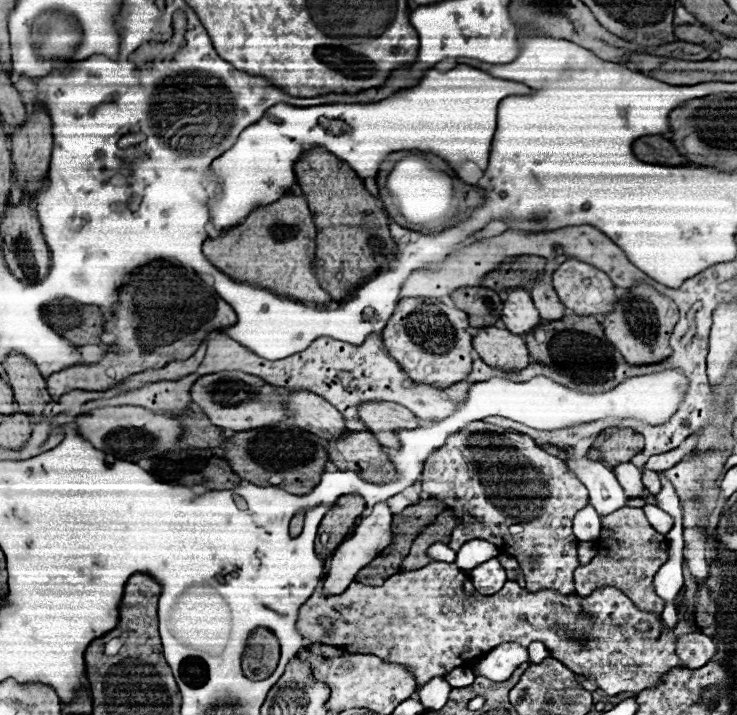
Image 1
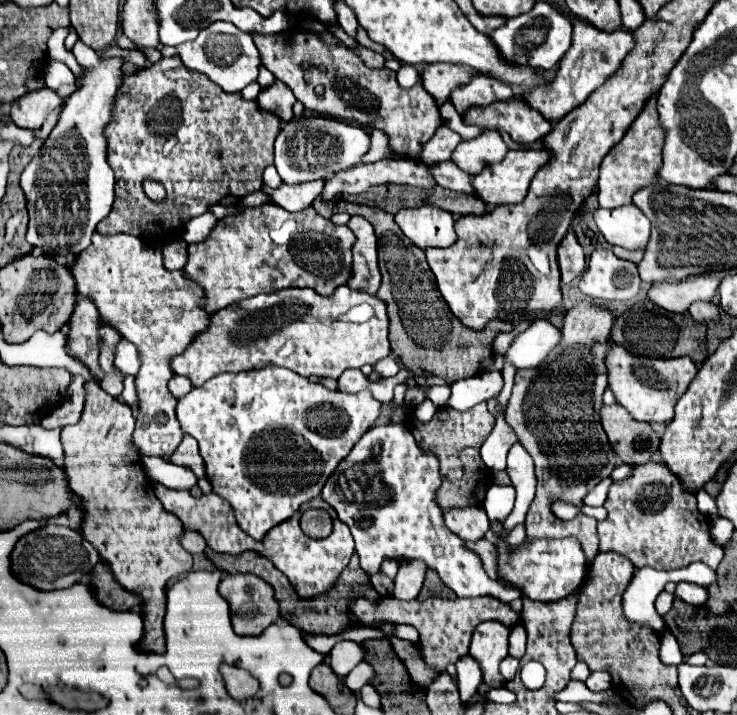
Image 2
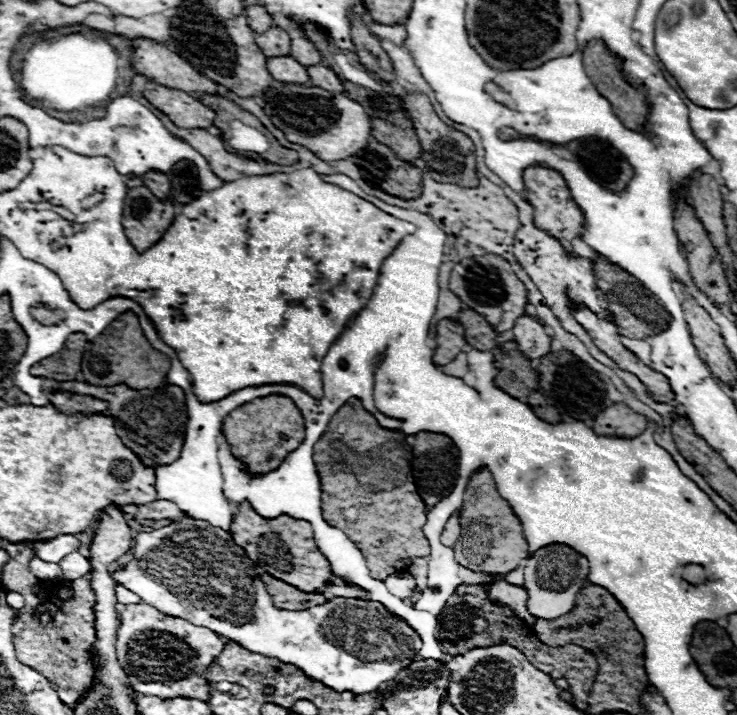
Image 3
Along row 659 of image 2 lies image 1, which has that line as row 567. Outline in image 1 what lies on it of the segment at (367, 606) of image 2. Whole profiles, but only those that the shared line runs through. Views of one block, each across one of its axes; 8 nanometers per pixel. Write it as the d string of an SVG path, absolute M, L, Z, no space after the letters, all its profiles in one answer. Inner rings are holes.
M432 562L432 564L428 564L428 566L420 568L420 570L398 572L398 574L394 574L394 576L390 576L382 586L364 586L364 584L360 584L360 582L352 582L342 594L336 594L336 596L328 596L328 594L320 592L320 590L316 588L314 594L312 594L312 596L304 602L304 606L300 608L298 620L296 620L296 630L298 630L300 636L302 636L304 640L308 640L308 642L330 644L330 646L342 648L342 650L346 650L346 652L350 652L350 654L374 654L374 656L378 656L378 658L382 658L382 660L386 660L386 662L404 666L404 668L406 668L408 672L412 672L414 678L416 678L416 692L418 692L426 682L430 682L432 678L444 676L444 674L448 674L448 672L454 670L454 668L464 668L466 664L480 660L482 656L488 654L488 650L492 650L492 648L498 646L498 644L516 642L516 644L522 644L522 646L530 646L532 642L542 642L542 644L548 648L548 652L550 652L552 658L558 658L560 662L564 662L566 666L570 666L570 670L574 670L576 674L582 674L582 676L588 676L588 678L594 676L594 682L598 684L598 688L604 690L608 696L616 696L616 694L620 694L620 692L634 692L634 696L636 696L636 694L640 694L640 692L646 690L646 688L654 688L670 670L674 670L674 668L680 666L680 660L678 660L678 656L676 656L676 640L678 640L678 638L674 636L672 630L660 632L660 628L662 628L662 618L660 618L658 614L650 614L650 612L644 612L644 610L636 608L634 602L632 602L626 594L622 594L618 588L614 588L614 586L606 586L606 588L602 588L602 590L598 588L598 590L594 590L590 596L580 598L580 596L576 596L576 594L564 596L564 594L560 594L560 592L556 592L556 590L548 590L548 588L538 590L538 592L528 592L528 590L522 588L518 582L508 580L500 592L496 592L496 594L492 594L492 596L482 596L482 594L478 594L476 588L472 586L470 576L468 576L464 570L460 570L460 568L456 566L456 562L450 562L450 564L448 564L448 562ZM322 616L326 616L326 618L332 620L332 630L330 630L330 634L324 634L324 628L322 628L322 624L320 624L320 618L322 618Z

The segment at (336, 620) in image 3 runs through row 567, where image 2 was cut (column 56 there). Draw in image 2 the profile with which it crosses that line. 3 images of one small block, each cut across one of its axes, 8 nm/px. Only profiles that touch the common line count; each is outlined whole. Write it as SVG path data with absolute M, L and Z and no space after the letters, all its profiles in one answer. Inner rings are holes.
M76 42L72 48L72 54L76 56L78 64L88 68L88 74L81 78L79 88L72 93L72 96L64 102L58 124L48 136L48 148L54 154L46 154L50 164L48 168L54 170L34 170L34 164L28 164L20 176L20 186L26 194L28 200L28 214L30 214L30 224L28 224L28 234L26 240L40 248L46 256L62 258L62 260L72 260L76 258L84 248L90 246L92 232L98 226L98 222L110 212L112 202L114 202L114 172L106 162L106 138L102 136L104 126L110 122L110 110L114 96L120 88L120 66L122 60L100 60L98 52L86 46L84 42Z

